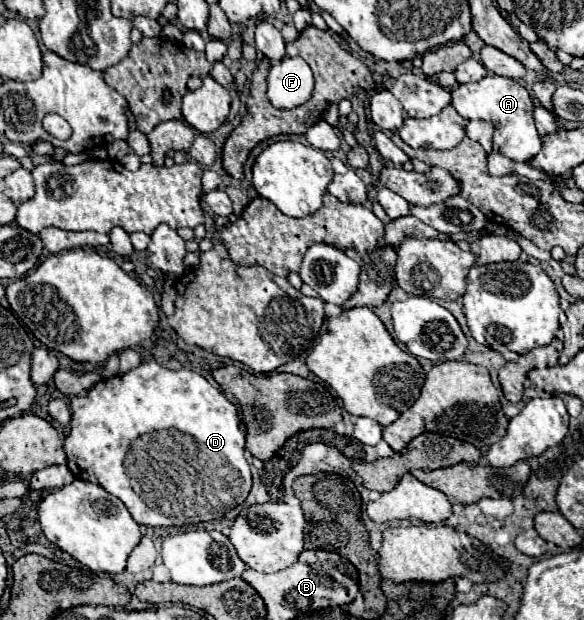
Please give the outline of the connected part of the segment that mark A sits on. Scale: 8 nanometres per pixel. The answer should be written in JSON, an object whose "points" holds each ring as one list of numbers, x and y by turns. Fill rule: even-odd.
{"points":[[485,76,479,82,459,84,451,90,455,110,467,120,491,120,495,122,493,150,513,162,529,162,541,150,541,136,533,124,533,100,529,92,513,78]]}

